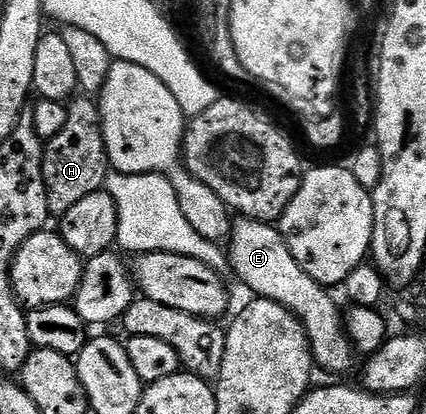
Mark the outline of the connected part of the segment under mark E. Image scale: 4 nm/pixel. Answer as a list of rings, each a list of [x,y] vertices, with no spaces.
[[[238,218],[233,221],[228,237],[228,259],[233,275],[238,275],[255,293],[255,297],[282,304],[302,322],[310,340],[313,363],[330,372],[346,372],[354,364],[355,349],[346,331],[344,312],[329,296],[327,289],[318,284],[292,258],[286,240],[273,223]]]

